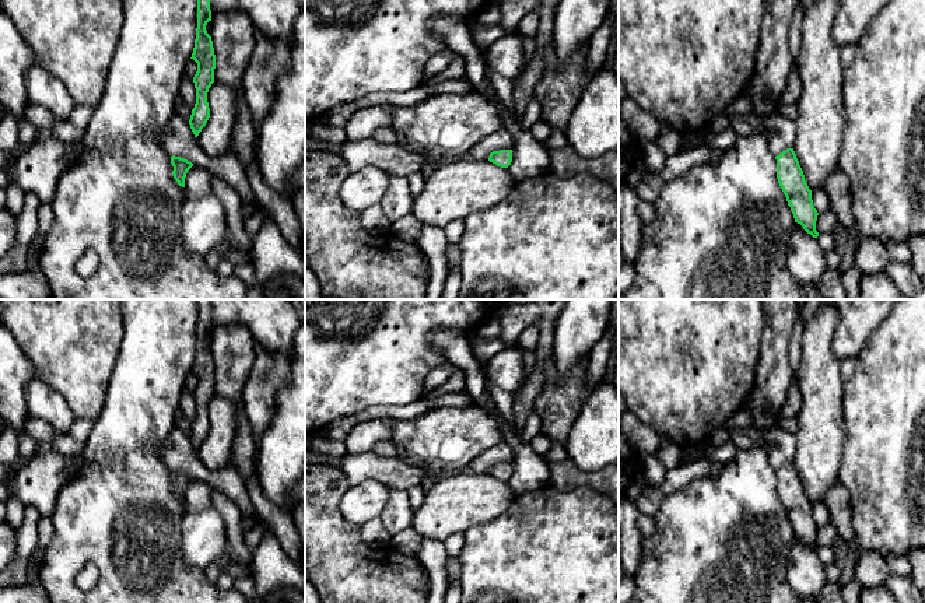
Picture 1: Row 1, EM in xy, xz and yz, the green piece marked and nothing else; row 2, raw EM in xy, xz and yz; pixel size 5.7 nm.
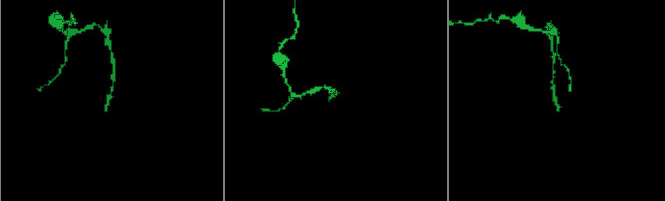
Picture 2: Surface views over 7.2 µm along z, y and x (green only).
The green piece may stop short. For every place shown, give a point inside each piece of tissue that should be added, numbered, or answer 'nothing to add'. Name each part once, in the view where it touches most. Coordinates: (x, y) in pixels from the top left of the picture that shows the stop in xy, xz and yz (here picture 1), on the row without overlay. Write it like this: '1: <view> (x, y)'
nothing to add

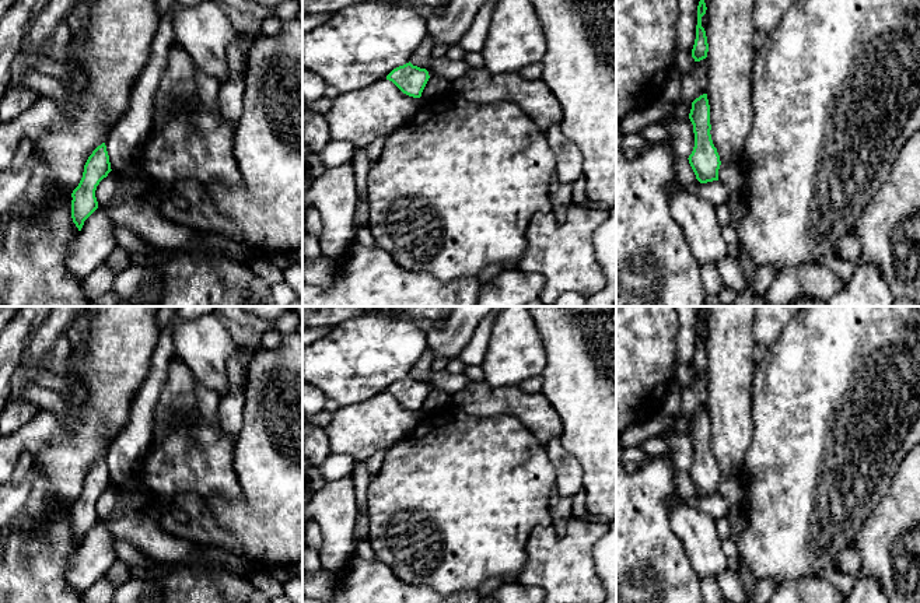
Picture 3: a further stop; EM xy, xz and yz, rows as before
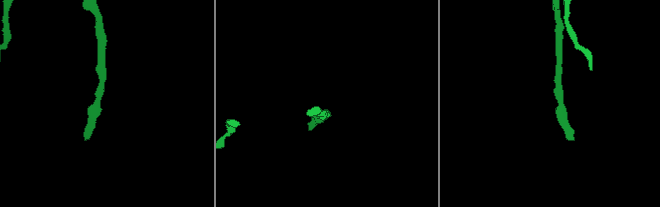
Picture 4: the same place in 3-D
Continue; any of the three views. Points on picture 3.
nothing to add

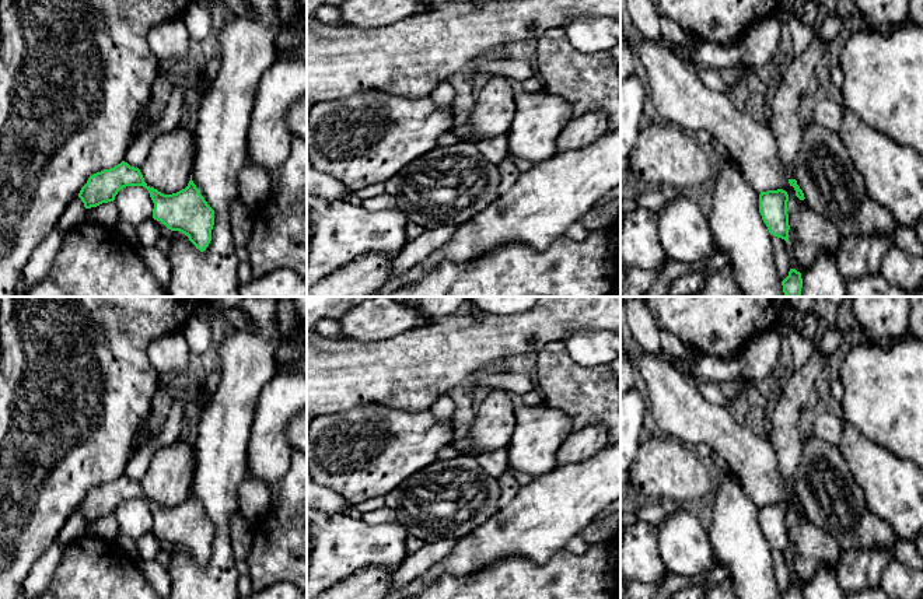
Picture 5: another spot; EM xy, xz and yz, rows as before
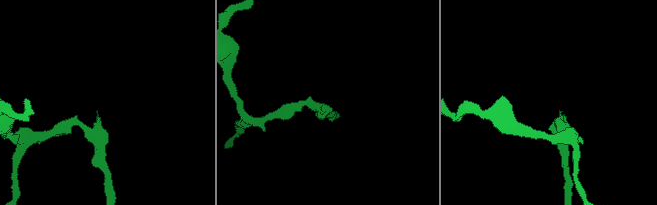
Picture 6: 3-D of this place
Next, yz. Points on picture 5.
1: yz (785, 438)

